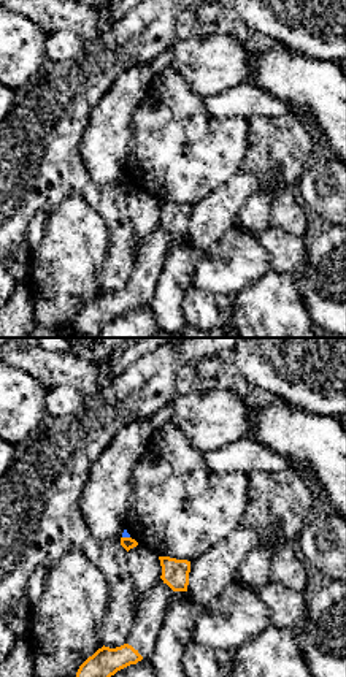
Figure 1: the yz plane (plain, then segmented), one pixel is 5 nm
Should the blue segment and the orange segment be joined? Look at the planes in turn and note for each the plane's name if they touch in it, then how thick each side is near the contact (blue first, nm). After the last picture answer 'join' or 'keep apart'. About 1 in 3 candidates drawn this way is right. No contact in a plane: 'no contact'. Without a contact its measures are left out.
yz | 30/60 nm

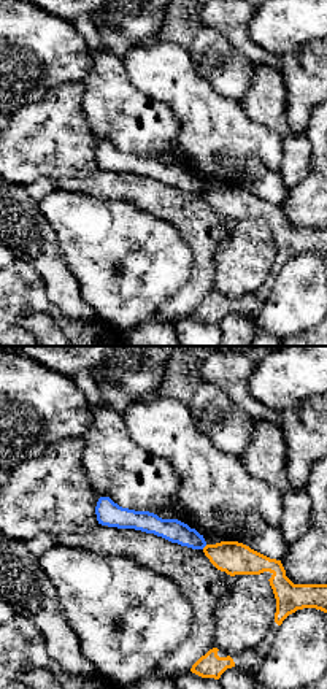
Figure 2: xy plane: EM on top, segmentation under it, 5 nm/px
xy | 120/170 nm

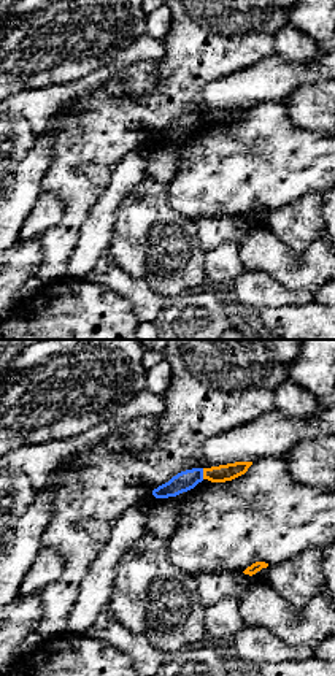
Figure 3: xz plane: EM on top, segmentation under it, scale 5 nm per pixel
xz | 100/90 nm

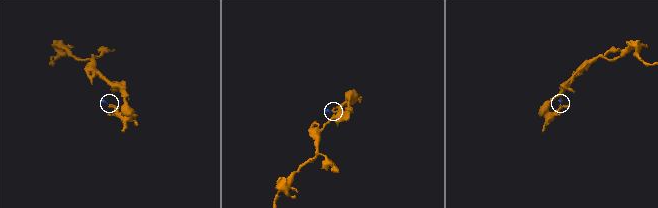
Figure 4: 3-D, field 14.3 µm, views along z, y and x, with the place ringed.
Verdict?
keep apart

